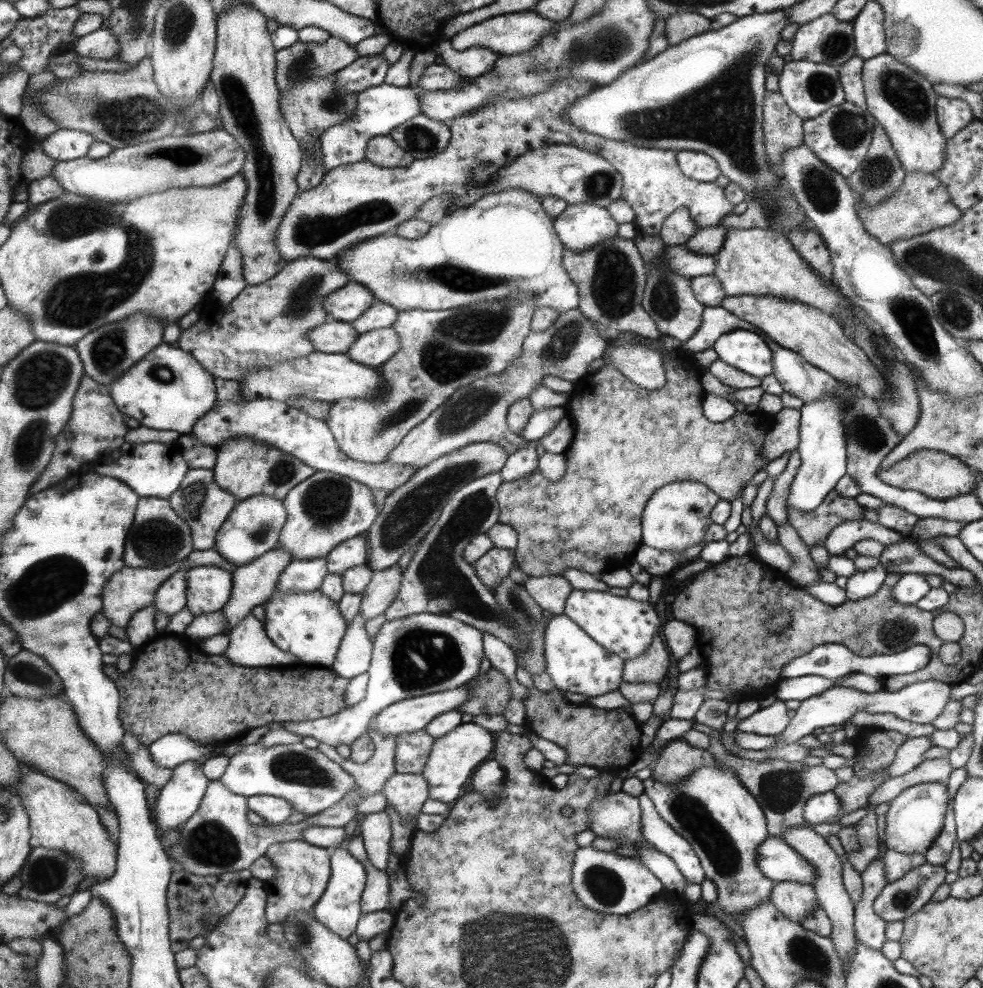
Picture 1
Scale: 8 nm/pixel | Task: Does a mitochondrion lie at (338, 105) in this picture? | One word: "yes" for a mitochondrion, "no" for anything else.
yes

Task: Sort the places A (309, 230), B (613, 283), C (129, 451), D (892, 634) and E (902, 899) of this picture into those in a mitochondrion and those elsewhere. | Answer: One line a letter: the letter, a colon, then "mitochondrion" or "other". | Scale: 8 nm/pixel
A: mitochondrion
B: mitochondrion
C: other
D: mitochondrion
E: mitochondrion

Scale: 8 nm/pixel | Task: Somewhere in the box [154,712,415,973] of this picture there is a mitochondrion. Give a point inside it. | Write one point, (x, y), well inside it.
(212, 843)

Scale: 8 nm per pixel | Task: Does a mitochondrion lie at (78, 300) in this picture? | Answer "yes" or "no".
yes

